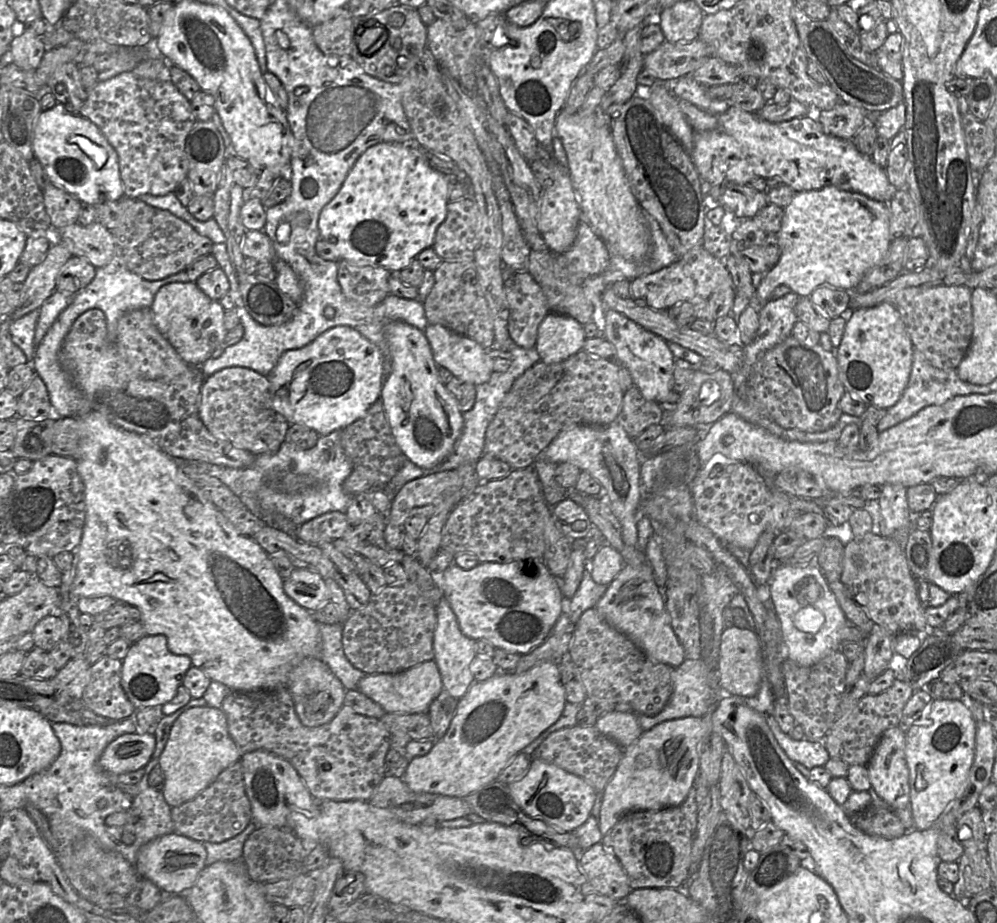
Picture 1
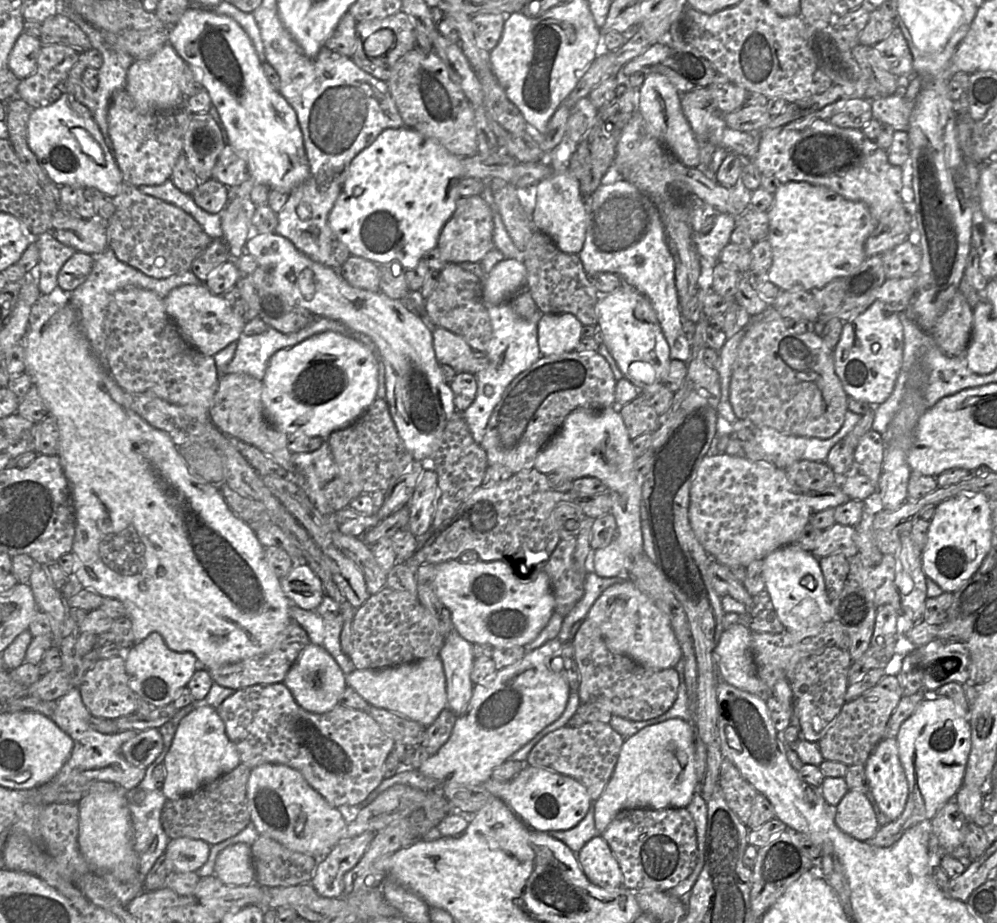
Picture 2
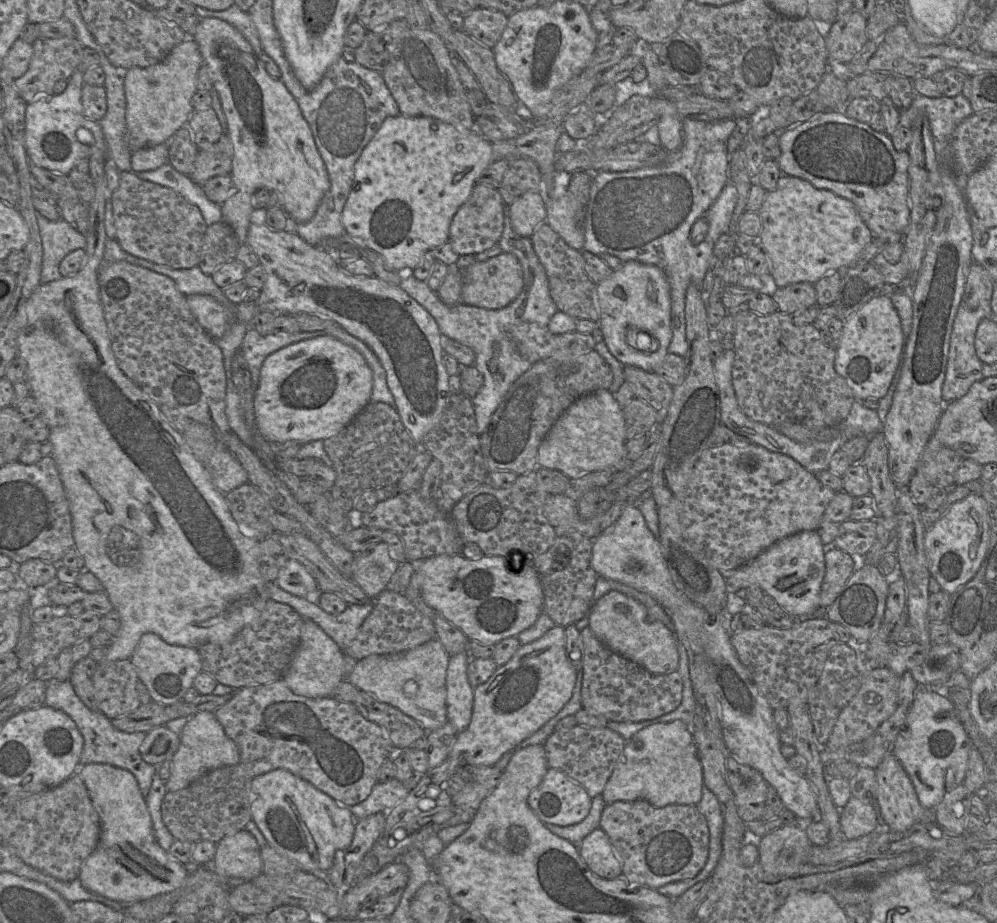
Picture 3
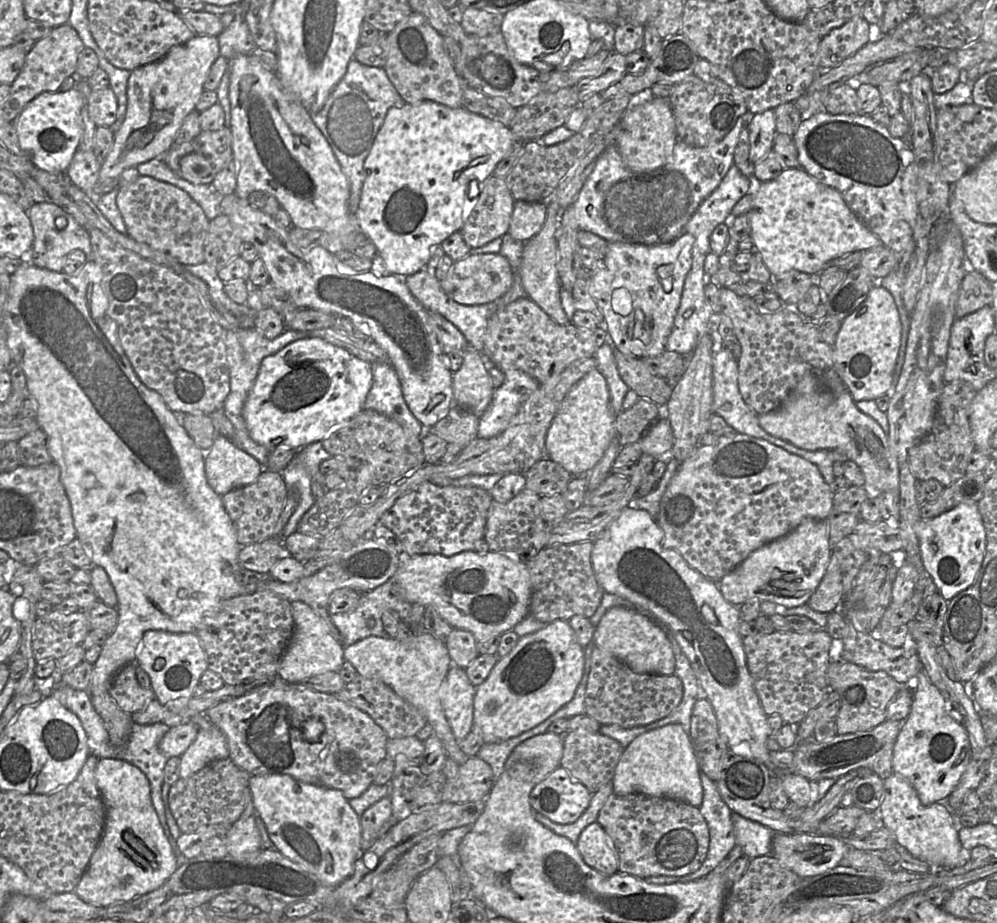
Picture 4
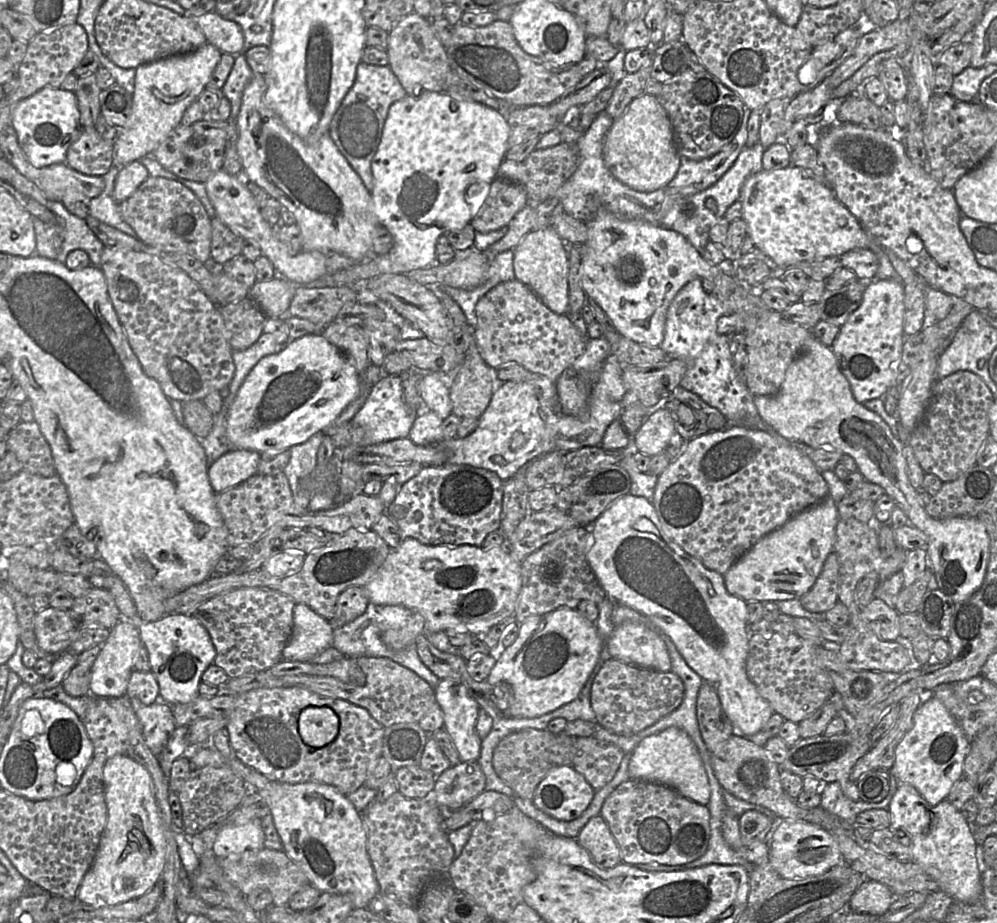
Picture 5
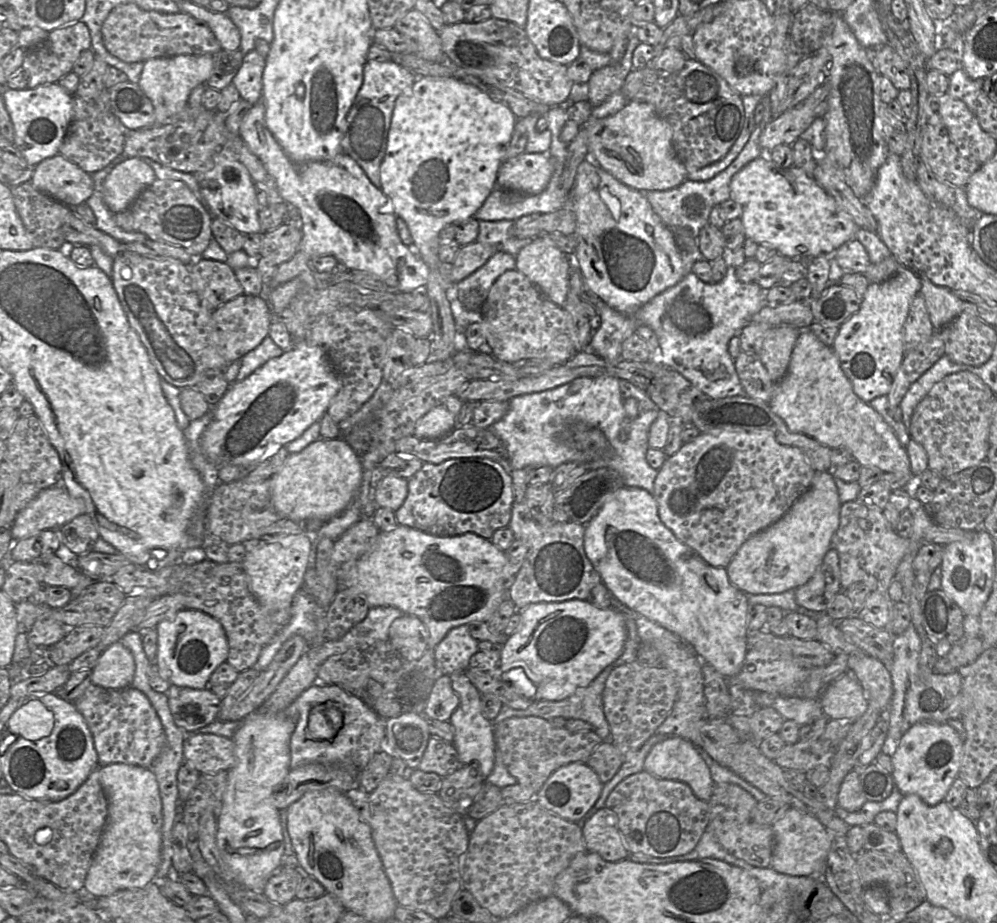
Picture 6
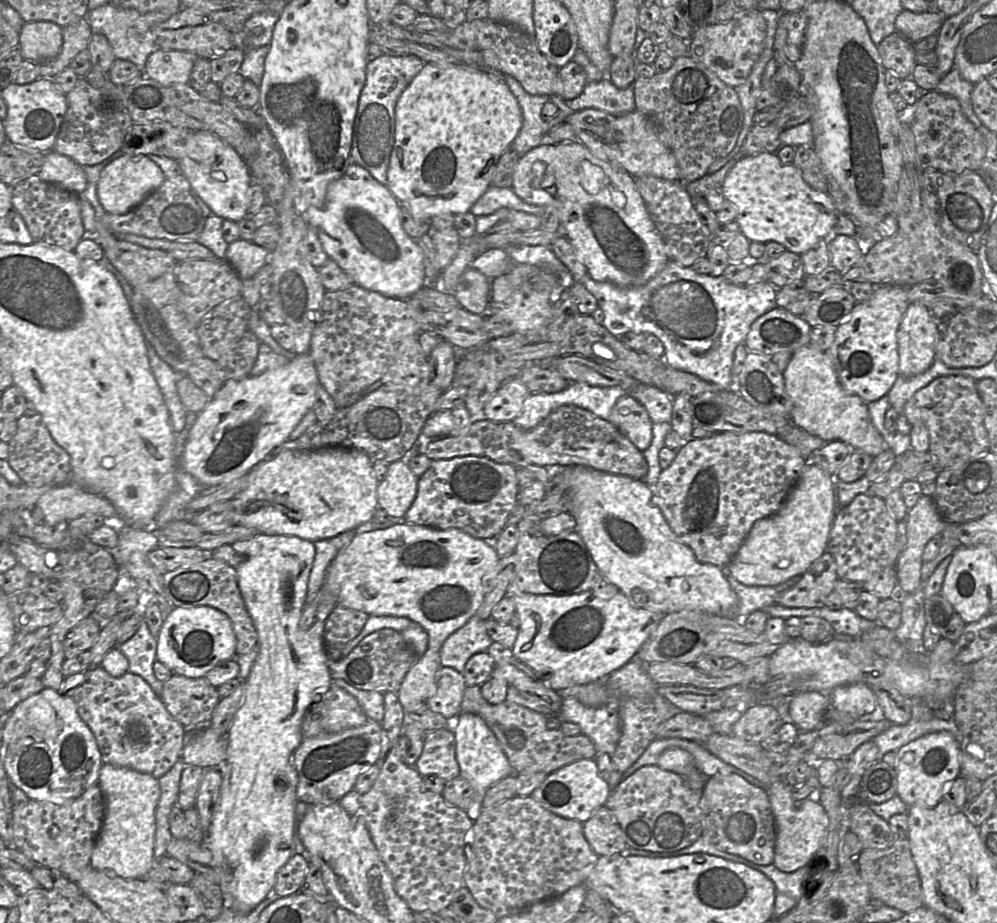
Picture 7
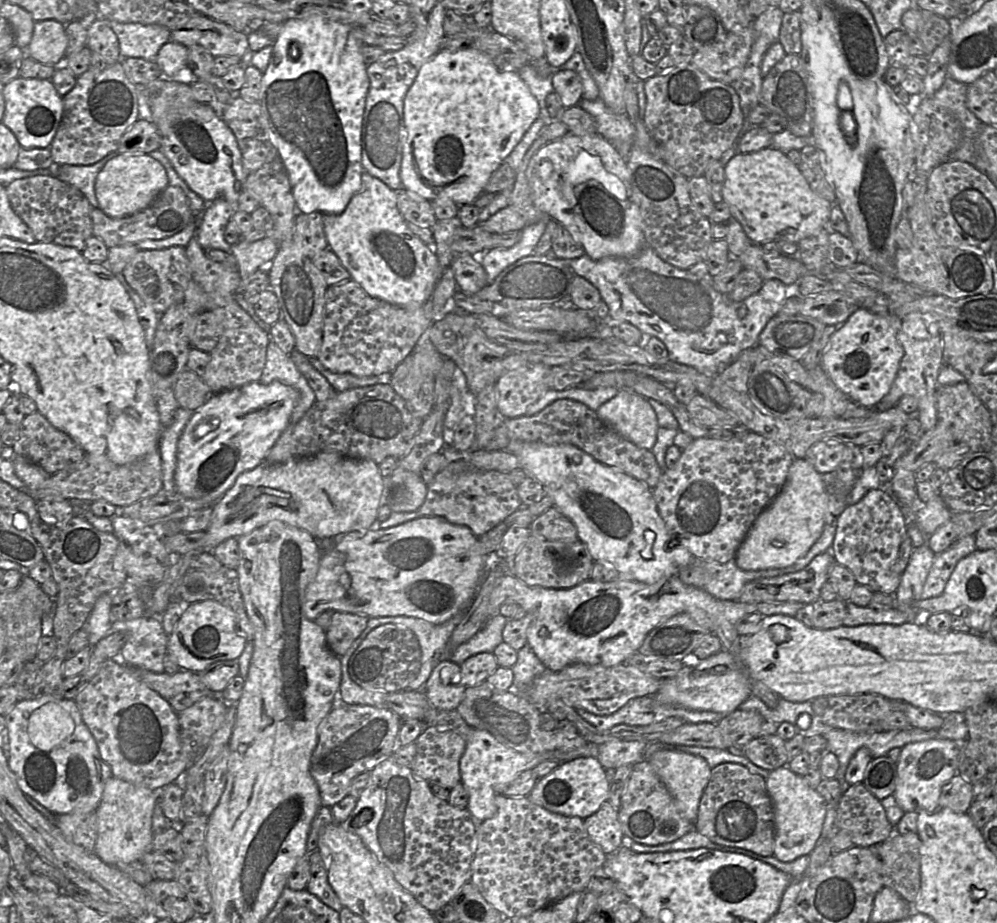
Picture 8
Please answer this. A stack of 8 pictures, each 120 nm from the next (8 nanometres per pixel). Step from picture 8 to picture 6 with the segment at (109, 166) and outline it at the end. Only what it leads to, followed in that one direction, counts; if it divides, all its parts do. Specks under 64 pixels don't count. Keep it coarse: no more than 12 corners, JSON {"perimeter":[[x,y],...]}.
{"perimeter":[[126,158],[105,179],[104,202],[122,212],[155,180]]}

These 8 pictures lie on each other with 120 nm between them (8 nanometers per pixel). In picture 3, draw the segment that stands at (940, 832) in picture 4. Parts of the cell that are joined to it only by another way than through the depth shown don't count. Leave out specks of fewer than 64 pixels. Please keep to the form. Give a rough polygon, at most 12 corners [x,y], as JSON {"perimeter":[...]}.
{"perimeter":[[893,754],[874,770],[885,823],[902,832],[935,823]]}

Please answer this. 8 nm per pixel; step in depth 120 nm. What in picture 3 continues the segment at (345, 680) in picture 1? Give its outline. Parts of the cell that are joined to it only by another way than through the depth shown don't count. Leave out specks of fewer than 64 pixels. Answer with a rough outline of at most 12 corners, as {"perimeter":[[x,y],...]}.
{"perimeter":[[275,582],[268,599],[319,625],[343,651],[356,638],[372,603],[350,604],[338,615],[294,596]]}

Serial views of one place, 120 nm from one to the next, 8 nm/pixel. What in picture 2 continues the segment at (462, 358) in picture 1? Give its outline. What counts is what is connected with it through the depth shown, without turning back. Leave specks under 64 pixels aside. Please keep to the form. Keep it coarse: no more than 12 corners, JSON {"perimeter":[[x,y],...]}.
{"perimeter":[[432,329],[435,356],[457,373],[468,372],[473,349],[463,337]]}

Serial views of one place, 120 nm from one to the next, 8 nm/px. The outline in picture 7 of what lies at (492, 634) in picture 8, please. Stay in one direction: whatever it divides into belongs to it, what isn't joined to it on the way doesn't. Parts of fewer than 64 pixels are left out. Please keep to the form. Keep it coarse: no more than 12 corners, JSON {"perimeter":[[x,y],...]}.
{"perimeter":[[471,618],[441,647],[440,665],[463,673],[493,644],[486,621]]}

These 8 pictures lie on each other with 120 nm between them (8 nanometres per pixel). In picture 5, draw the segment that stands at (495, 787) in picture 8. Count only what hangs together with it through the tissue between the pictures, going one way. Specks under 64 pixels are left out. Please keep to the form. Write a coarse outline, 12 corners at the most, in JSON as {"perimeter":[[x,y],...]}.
{"perimeter":[[440,679],[435,700],[461,761],[477,761],[480,706],[461,683]]}

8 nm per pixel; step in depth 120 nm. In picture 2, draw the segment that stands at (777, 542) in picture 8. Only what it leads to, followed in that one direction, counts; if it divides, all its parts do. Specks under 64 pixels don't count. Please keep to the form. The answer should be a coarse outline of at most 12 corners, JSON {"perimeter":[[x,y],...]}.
{"perimeter":[[790,543],[762,560],[786,632],[834,620],[819,558]]}

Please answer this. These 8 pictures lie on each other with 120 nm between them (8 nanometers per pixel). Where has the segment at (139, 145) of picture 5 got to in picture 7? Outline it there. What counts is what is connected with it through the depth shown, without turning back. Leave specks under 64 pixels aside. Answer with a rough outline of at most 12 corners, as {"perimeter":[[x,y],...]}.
{"perimeter":[[158,49],[144,76],[163,86],[187,84],[198,56]]}

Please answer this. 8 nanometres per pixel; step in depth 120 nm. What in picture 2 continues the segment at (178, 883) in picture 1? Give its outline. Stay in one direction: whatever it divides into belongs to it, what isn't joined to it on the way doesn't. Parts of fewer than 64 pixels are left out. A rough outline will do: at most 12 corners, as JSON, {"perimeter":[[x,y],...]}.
{"perimeter":[[170,839],[164,854],[172,872],[195,872],[207,861],[202,840]]}

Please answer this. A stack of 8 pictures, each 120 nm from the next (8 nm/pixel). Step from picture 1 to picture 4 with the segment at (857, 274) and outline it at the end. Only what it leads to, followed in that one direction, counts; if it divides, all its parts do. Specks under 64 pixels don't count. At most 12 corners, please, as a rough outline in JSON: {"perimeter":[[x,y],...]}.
{"perimeter":[[802,168],[756,183],[754,252],[776,278],[882,246]]}

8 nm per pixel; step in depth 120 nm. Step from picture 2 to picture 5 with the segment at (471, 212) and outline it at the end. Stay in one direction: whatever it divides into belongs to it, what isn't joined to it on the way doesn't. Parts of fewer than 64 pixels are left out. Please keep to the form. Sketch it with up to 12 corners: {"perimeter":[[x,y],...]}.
{"perimeter":[[496,177],[470,224],[508,227],[526,205],[522,184]]}

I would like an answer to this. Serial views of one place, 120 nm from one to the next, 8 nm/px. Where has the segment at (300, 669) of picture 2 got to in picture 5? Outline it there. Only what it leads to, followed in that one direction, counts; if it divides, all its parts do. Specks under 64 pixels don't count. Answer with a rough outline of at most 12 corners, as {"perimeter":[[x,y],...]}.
{"perimeter":[[296,603],[282,659],[310,661],[332,647],[329,621]]}

